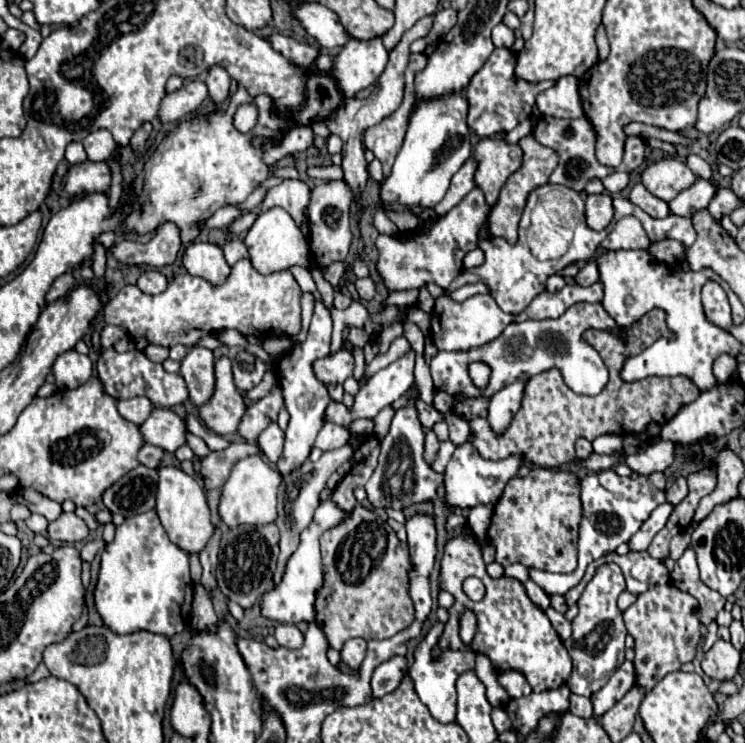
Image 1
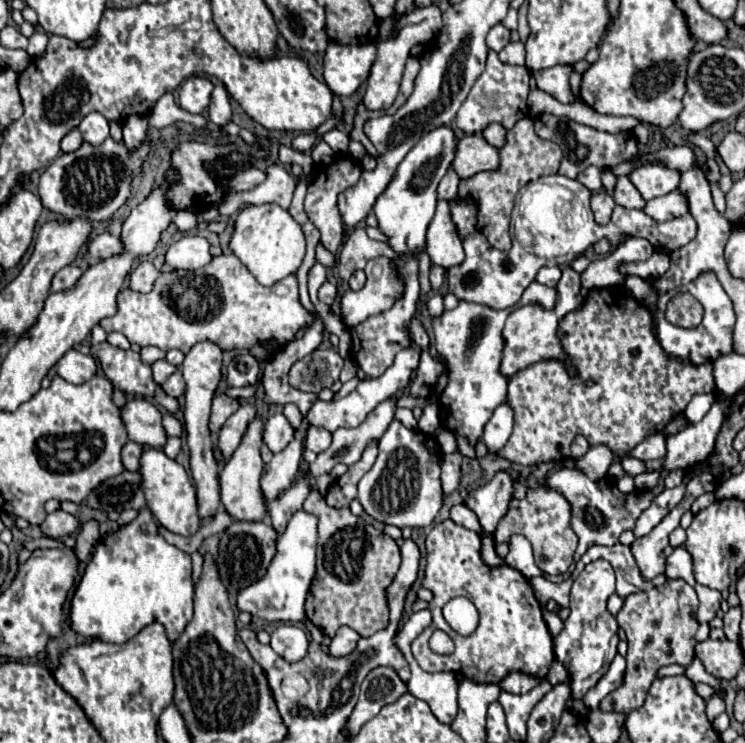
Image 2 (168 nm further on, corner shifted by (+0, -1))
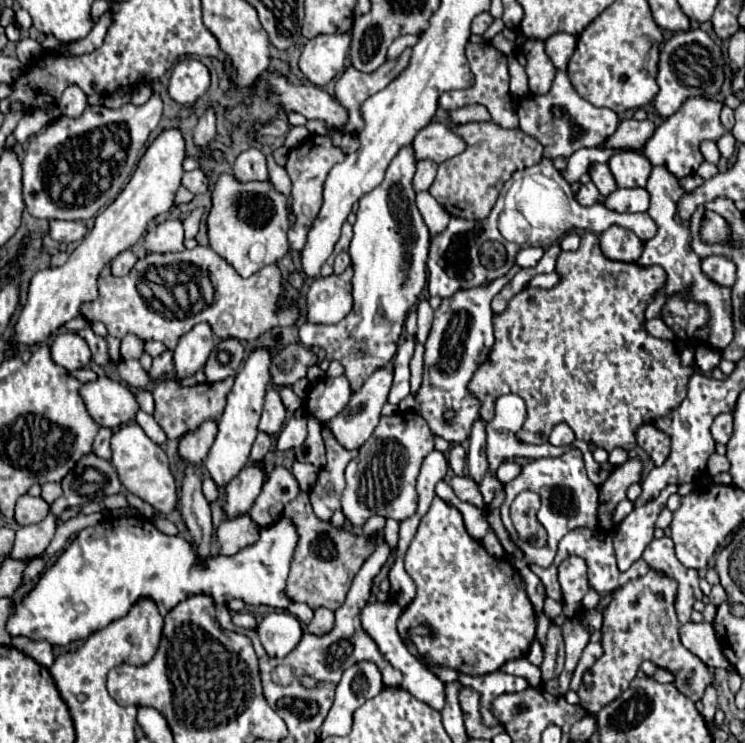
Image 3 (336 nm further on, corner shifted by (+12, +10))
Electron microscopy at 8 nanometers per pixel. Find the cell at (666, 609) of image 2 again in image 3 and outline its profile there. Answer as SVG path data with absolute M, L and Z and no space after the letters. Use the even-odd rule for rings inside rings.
M650 569L644 577L636 581L628 581L628 585L616 589L612 593L612 601L604 607L604 623L602 623L602 645L604 655L594 663L590 671L586 671L582 685L578 689L580 705L588 713L598 713L604 705L612 703L636 677L642 661L652 661L658 667L664 667L674 673L674 685L692 701L700 701L706 685L714 683L714 673L694 655L690 653L678 637L680 621L674 609L676 601L676 581L660 571Z

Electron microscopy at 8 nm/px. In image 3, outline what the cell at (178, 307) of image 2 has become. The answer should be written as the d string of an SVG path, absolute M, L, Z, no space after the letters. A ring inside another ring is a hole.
M198 245L192 251L186 249L182 253L150 253L144 259L138 259L136 267L124 277L114 277L114 275L100 277L98 291L100 295L96 301L82 305L82 315L90 323L102 321L108 327L108 333L120 339L126 333L134 333L144 341L150 339L162 341L170 351L176 347L178 339L198 323L210 323L214 335L220 339L234 337L238 341L244 339L254 341L274 327L294 325L300 317L300 305L296 301L292 301L288 307L280 305L280 301L284 301L286 295L282 285L282 273L276 265L266 265L250 279L244 279L216 251L202 245Z

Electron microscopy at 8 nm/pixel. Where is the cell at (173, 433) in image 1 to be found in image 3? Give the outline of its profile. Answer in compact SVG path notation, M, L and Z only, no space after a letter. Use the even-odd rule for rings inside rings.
M100 377L94 383L84 383L80 395L92 419L110 429L118 429L120 425L134 421L140 409L136 395L126 385L108 377Z

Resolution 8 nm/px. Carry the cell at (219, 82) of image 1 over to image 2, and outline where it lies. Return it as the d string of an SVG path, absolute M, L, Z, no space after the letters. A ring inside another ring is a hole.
M216 86L212 92L212 102L208 106L210 112L210 120L216 126L226 126L232 120L232 110L230 110L230 102L228 102L228 92L224 86Z

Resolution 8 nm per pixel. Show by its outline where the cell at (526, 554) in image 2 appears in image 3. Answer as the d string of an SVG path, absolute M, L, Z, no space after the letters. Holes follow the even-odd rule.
M570 449L558 457L546 457L546 459L534 459L530 463L526 463L522 467L522 473L504 485L506 489L506 499L504 499L504 505L500 507L500 515L502 515L502 523L504 523L504 529L506 533L510 535L510 541L522 551L522 557L516 557L514 553L508 553L510 561L522 569L526 565L538 565L538 567L550 567L554 557L556 557L556 549L558 549L558 541L560 537L564 537L564 533L570 533L572 529L576 527L586 527L586 529L598 529L598 487L588 481L586 477L586 471L584 471L584 463L582 463L582 453L578 449ZM522 489L528 489L528 491L536 491L540 497L542 497L542 507L538 509L538 519L540 523L544 525L544 529L548 531L548 545L542 547L542 549L534 549L530 547L528 543L520 541L518 535L514 533L514 527L512 527L512 521L508 517L508 509L510 509L510 503L514 501L514 497L522 491Z

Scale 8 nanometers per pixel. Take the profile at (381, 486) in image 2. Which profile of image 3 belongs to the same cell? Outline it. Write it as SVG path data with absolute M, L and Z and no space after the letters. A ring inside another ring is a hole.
M394 413L392 417L380 417L378 427L370 435L370 439L360 447L358 459L352 459L346 467L346 489L342 495L342 511L346 519L350 519L352 525L362 525L372 515L382 515L386 519L396 519L396 521L404 521L412 517L416 513L416 503L418 503L416 477L424 457L432 449L434 449L432 431L426 419L420 417L418 413Z

